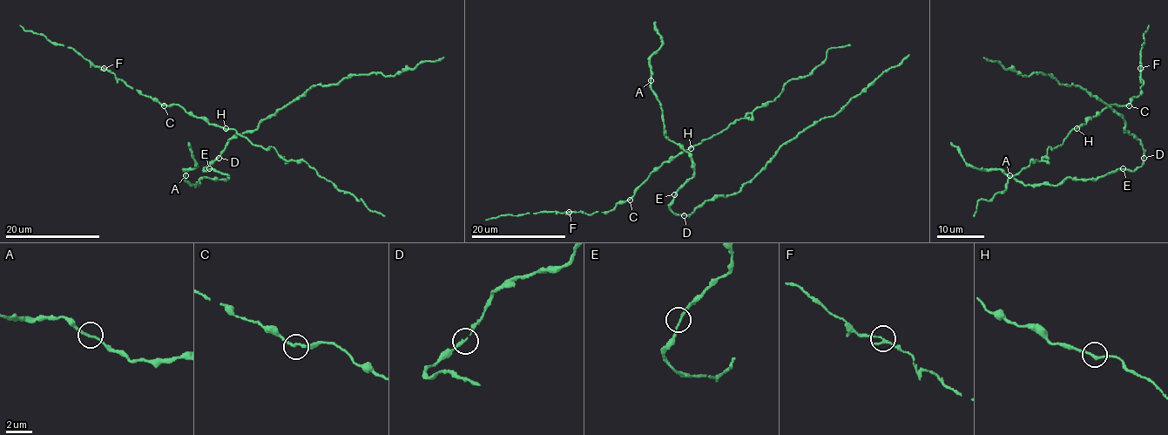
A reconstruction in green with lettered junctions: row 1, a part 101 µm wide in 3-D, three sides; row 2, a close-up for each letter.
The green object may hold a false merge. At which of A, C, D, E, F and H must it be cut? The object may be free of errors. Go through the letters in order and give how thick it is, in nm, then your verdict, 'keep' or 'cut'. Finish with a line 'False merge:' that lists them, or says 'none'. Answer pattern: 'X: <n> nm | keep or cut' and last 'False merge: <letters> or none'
A: 190 nm | keep
C: 190 nm | keep
D: 180 nm | keep
E: 190 nm | keep
F: 190 nm | keep
H: 200 nm | keep
False merge: none

